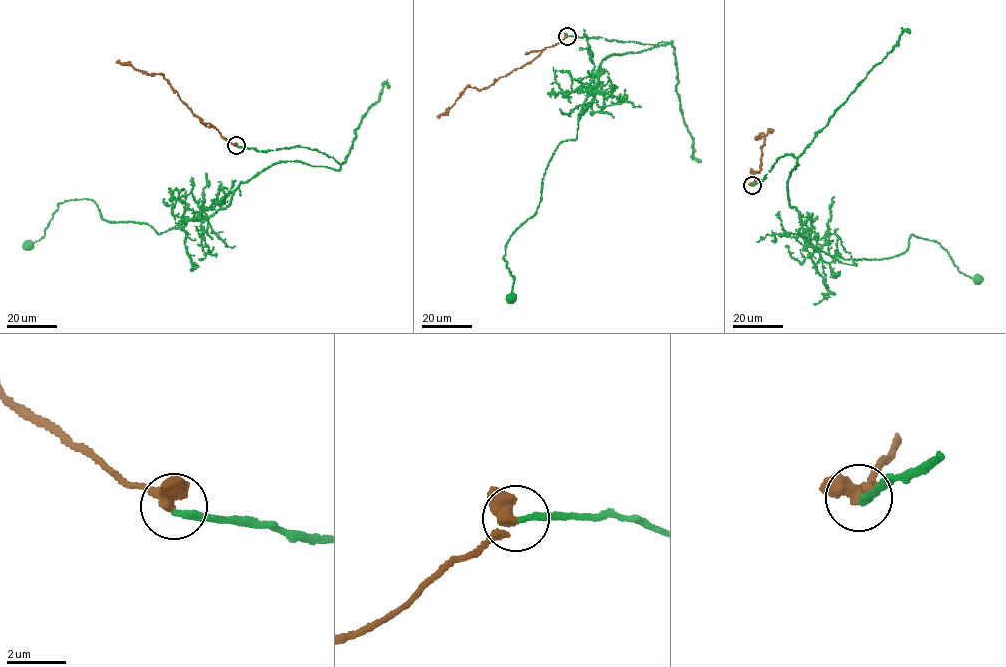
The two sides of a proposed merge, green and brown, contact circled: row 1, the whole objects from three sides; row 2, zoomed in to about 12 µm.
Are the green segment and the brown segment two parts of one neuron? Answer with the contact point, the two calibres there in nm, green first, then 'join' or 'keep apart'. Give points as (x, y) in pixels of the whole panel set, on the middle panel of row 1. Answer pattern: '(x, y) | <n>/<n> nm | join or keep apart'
(567, 36) | 200/400 nm | join

